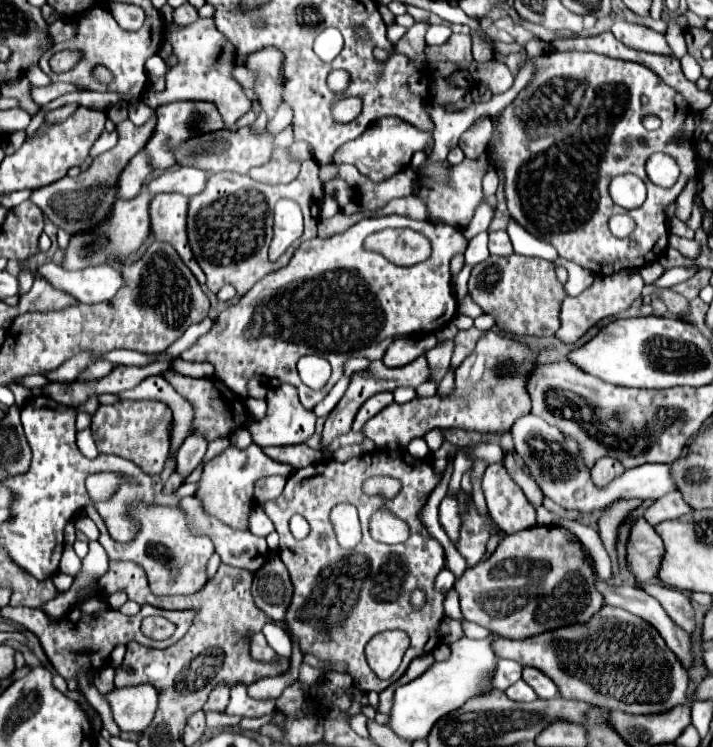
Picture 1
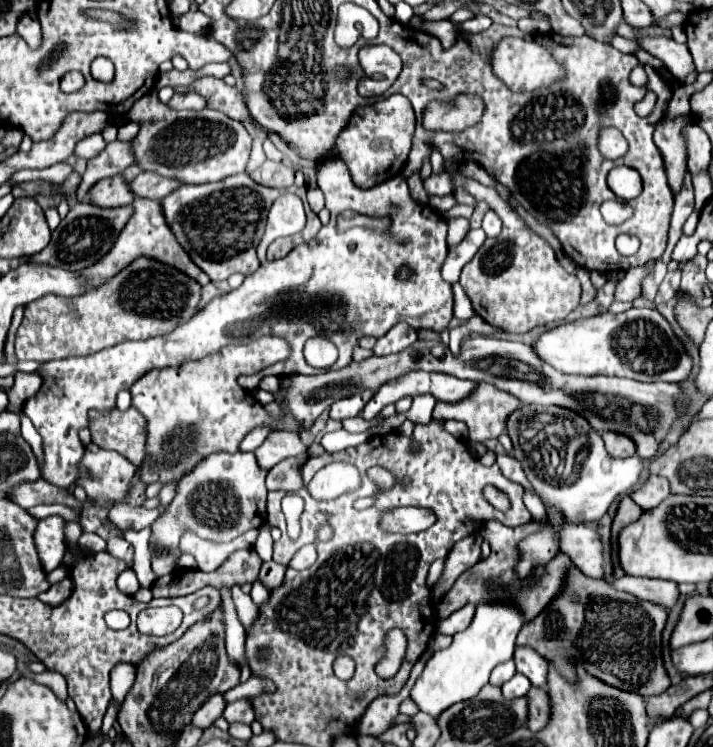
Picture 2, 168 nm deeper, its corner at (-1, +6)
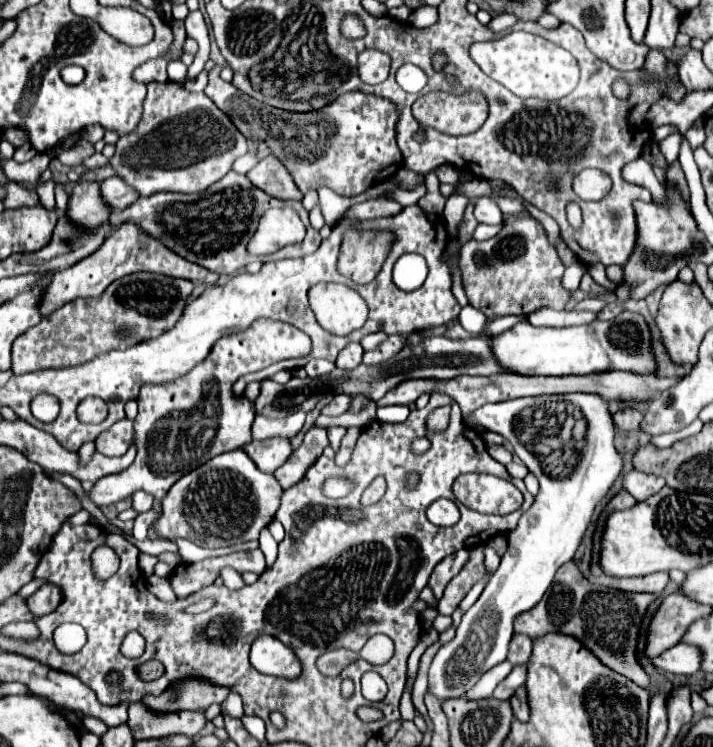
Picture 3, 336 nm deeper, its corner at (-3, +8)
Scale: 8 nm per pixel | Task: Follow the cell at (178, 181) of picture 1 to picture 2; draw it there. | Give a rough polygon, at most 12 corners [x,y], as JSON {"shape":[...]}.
{"shape":[[138,174],[128,182],[138,198],[160,200],[180,186],[158,174]]}

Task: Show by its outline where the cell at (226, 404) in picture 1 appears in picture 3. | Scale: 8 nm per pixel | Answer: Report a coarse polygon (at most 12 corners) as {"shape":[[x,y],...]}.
{"shape":[[260,318],[136,398],[136,460],[88,492],[162,500],[180,476],[252,440],[242,374],[310,340]]}

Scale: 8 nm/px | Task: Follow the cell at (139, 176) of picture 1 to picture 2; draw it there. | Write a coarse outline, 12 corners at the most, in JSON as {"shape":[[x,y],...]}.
{"shape":[[122,176],[96,182],[88,202],[98,208],[132,204],[134,194]]}

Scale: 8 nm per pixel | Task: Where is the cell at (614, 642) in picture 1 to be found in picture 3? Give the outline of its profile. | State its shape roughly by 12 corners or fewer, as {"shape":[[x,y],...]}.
{"shape":[[574,562],[514,632],[574,636],[650,688],[636,656],[656,594],[588,582]]}

